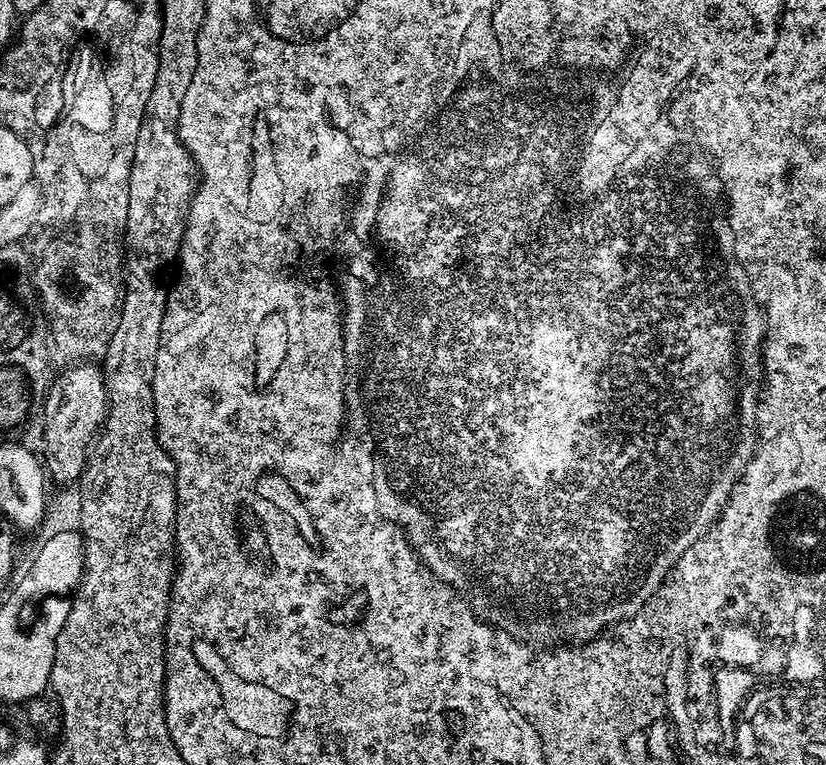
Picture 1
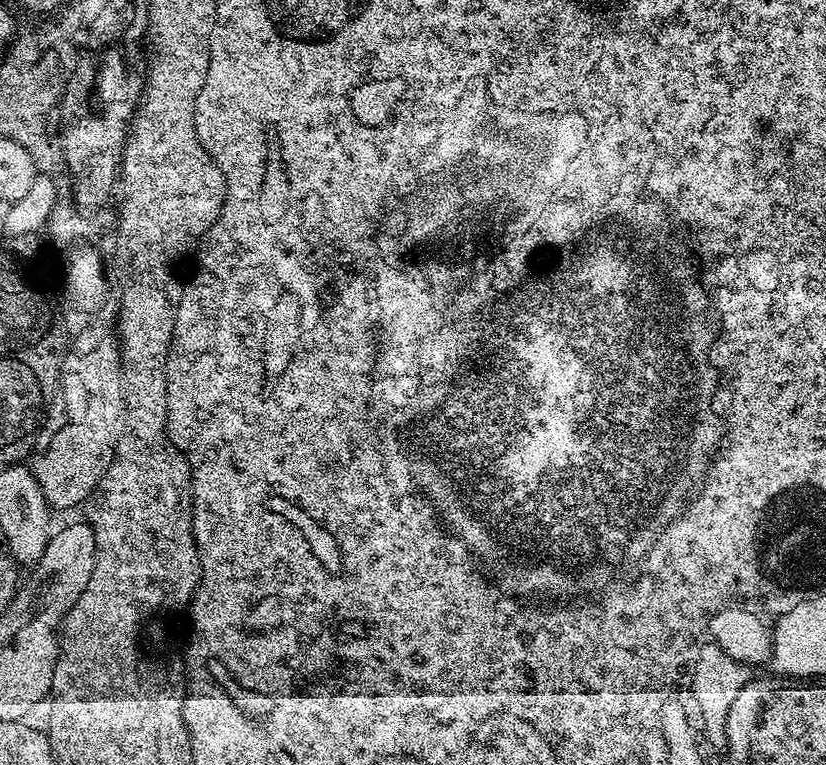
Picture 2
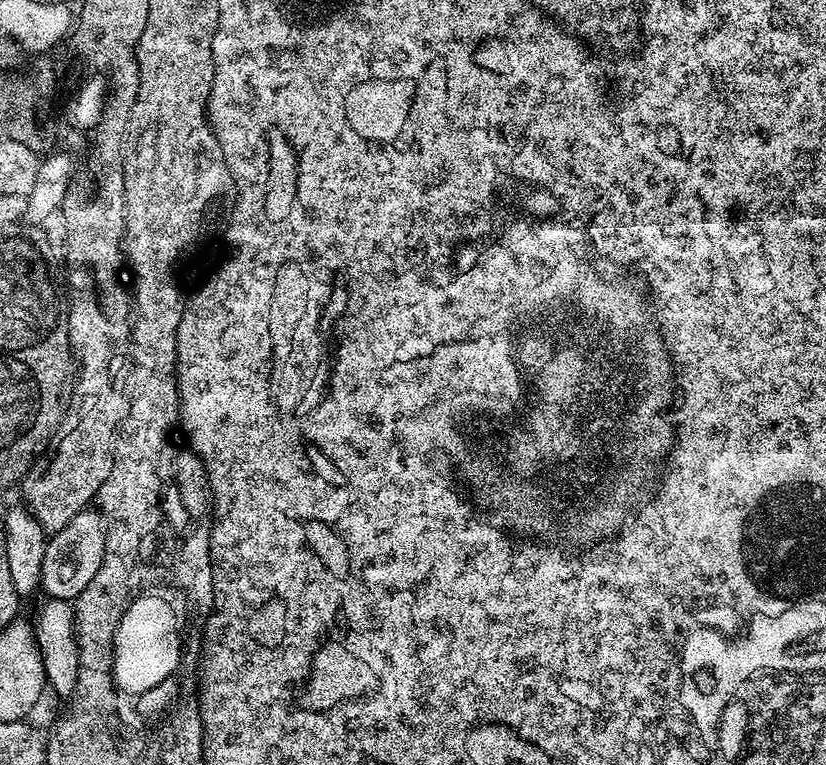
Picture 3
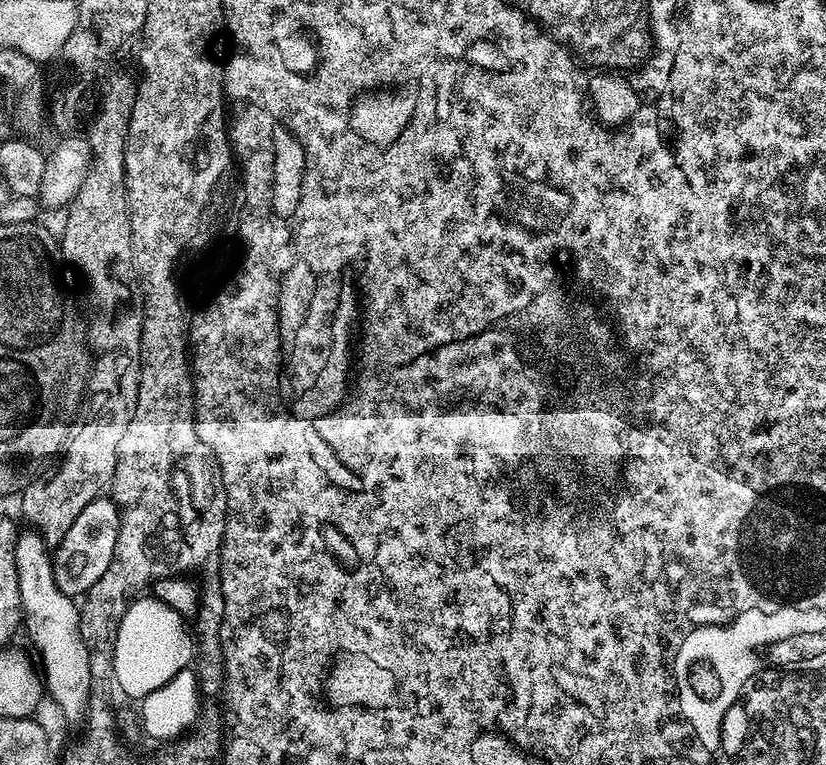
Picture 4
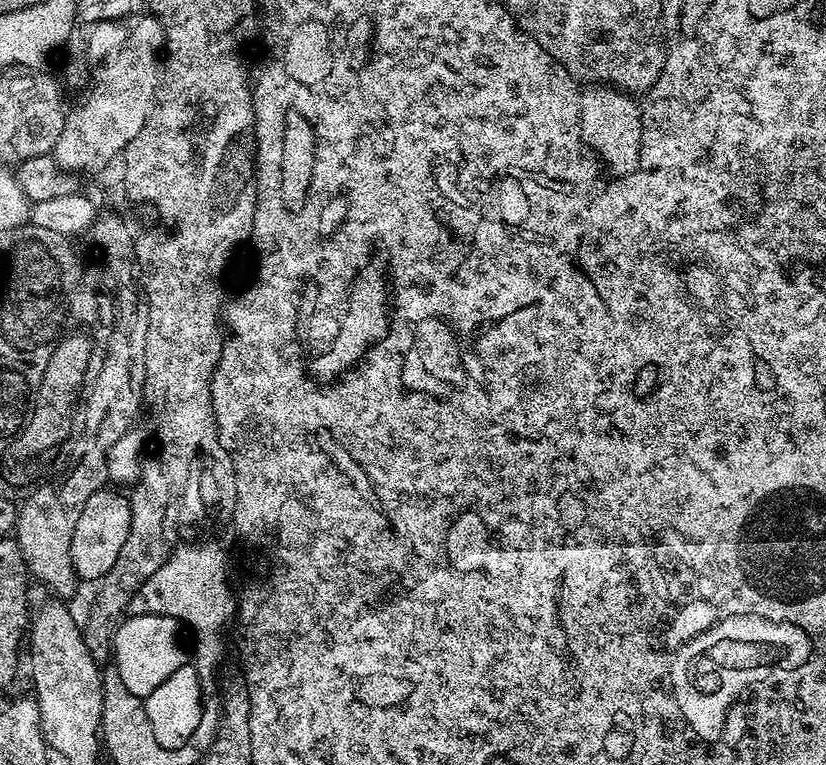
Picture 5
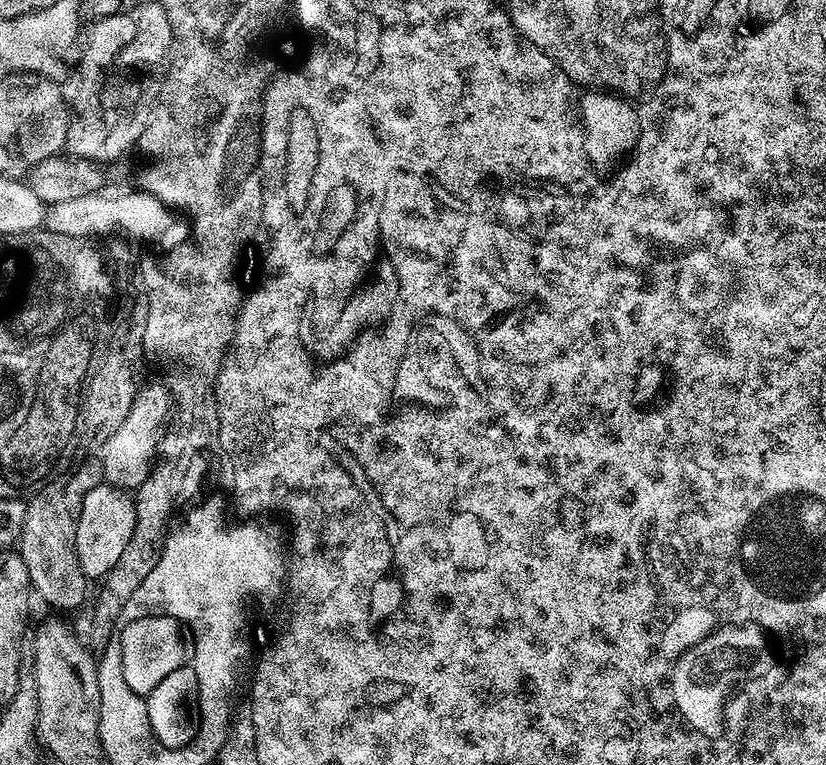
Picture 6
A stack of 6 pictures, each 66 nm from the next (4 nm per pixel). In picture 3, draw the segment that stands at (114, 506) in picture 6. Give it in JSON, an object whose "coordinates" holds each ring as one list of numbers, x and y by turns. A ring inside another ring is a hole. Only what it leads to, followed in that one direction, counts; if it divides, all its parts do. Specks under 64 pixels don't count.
{"coordinates":[[96,510,79,512,77,516,70,518,70,522,66,526,62,526,62,530,51,533,47,537,48,545,46,546,46,554,42,558,40,583,43,591,48,591,47,595,53,600,75,601,76,597,82,594,82,590,86,590,86,586,90,586,90,581,94,579,94,574,98,574,98,570,104,561,107,538,108,525,103,515]]}

